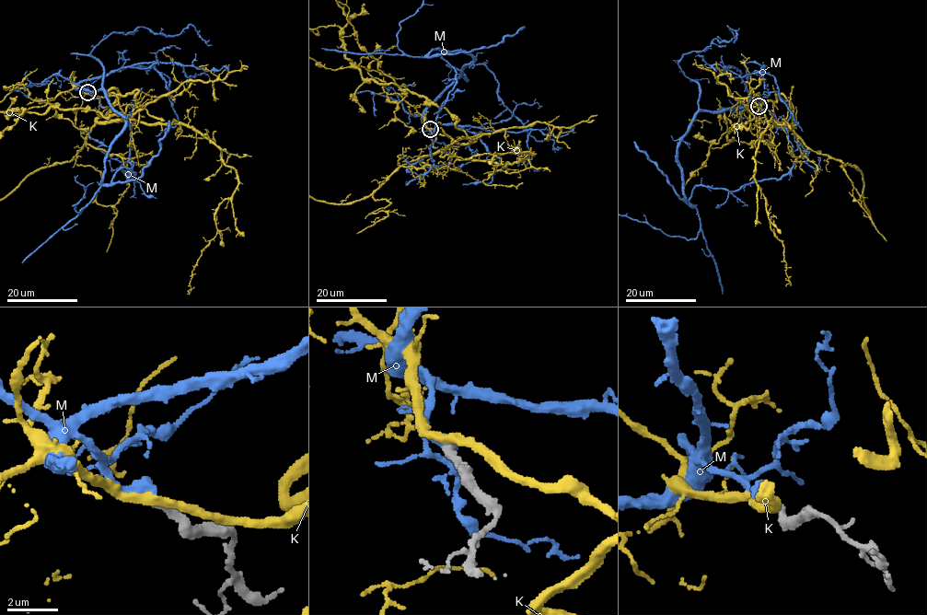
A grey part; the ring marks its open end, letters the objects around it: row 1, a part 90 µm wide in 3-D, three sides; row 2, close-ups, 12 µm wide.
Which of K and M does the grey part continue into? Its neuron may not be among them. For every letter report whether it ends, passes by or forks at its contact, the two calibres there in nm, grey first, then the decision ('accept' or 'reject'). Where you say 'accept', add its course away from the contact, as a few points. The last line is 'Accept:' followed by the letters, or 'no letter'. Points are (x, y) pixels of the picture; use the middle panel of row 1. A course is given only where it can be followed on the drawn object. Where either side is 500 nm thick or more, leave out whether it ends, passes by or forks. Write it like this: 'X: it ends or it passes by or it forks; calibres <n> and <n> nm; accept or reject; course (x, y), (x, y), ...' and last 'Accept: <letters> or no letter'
K: it passes by; calibres 360 and 340 nm; reject
M: calibres 360 and 500 nm; accept
Accept: M

